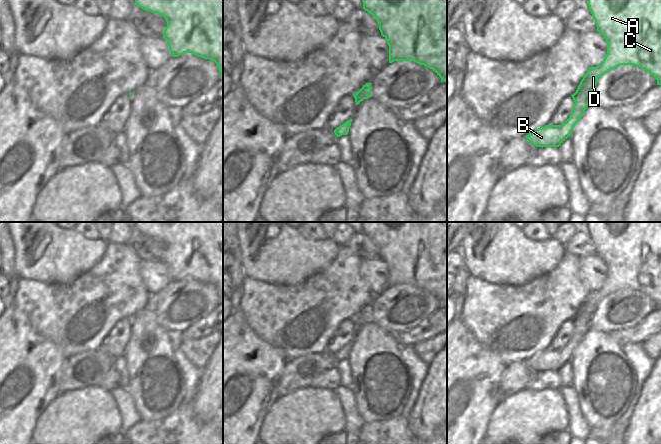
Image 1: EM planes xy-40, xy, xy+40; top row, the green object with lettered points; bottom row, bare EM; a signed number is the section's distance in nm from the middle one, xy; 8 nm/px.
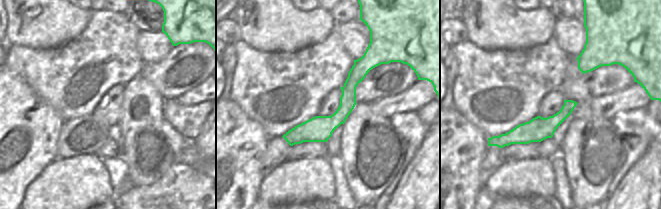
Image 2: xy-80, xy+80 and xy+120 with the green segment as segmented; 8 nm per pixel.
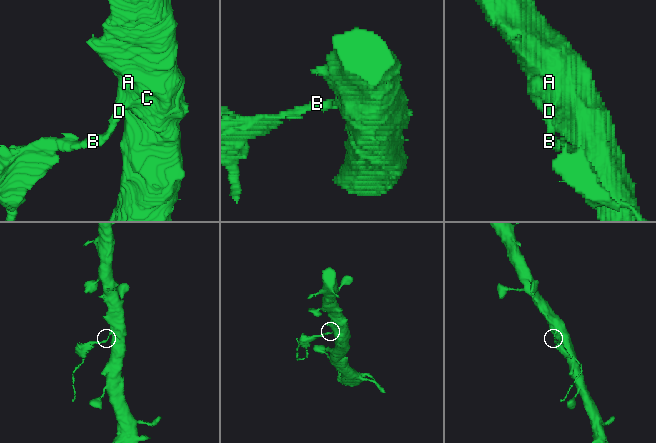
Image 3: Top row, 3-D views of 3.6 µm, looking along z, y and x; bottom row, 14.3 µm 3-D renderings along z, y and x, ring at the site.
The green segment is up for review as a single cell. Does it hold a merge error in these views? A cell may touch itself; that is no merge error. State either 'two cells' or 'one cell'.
two cells

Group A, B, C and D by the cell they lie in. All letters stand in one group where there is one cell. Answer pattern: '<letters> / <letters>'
A C D / B

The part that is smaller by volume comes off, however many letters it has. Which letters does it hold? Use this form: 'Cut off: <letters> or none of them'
Cut off: B.

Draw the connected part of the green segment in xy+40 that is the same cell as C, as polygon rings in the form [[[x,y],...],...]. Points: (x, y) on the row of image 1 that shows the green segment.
[[[587,0],[587,4],[607,42],[607,54],[600,65],[589,67],[576,93],[593,91],[602,75],[620,65],[640,67],[661,85],[661,0]]]

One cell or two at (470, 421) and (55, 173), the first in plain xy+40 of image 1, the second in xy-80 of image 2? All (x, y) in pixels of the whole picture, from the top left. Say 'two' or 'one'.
two

